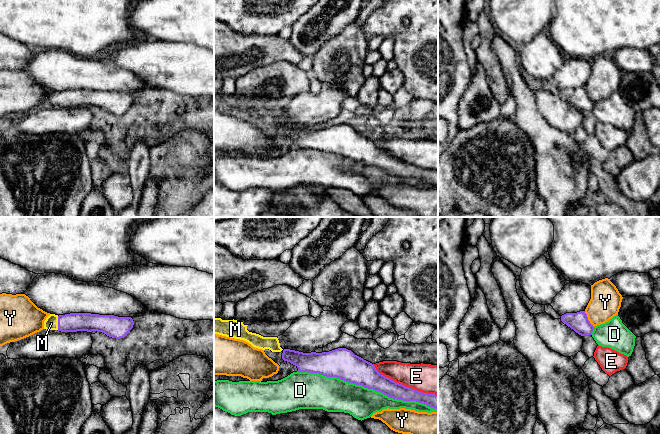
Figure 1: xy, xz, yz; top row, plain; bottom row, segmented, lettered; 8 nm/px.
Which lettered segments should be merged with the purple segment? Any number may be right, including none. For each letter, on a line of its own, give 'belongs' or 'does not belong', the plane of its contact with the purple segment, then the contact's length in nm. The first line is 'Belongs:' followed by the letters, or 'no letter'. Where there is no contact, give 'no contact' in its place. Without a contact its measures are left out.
Belongs: M
D: does not belong; contact in xz; length 1150 nm
E: does not belong; contact in xz; length 600 nm
M: belongs; contact in xy; length 110 nm
Y: does not belong; contact in yz; length 150 nm

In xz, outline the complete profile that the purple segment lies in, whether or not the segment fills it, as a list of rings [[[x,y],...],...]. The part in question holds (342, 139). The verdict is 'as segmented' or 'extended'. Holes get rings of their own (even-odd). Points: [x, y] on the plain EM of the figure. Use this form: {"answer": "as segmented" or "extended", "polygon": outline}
{"answer": "as segmented", "polygon": [[[338,124],[322,129],[303,129],[284,125],[282,135],[295,141],[299,148],[319,149],[326,153],[337,153],[346,158],[381,168],[389,174],[416,177],[438,186],[438,171],[423,169],[396,159],[380,150],[374,140],[355,131],[346,124]]]}

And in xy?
{"answer": "extended", "polygon": [[[91,89],[50,90],[44,97],[44,105],[61,108],[97,107],[109,113],[120,115],[127,112],[133,104],[131,93],[99,91]]]}

